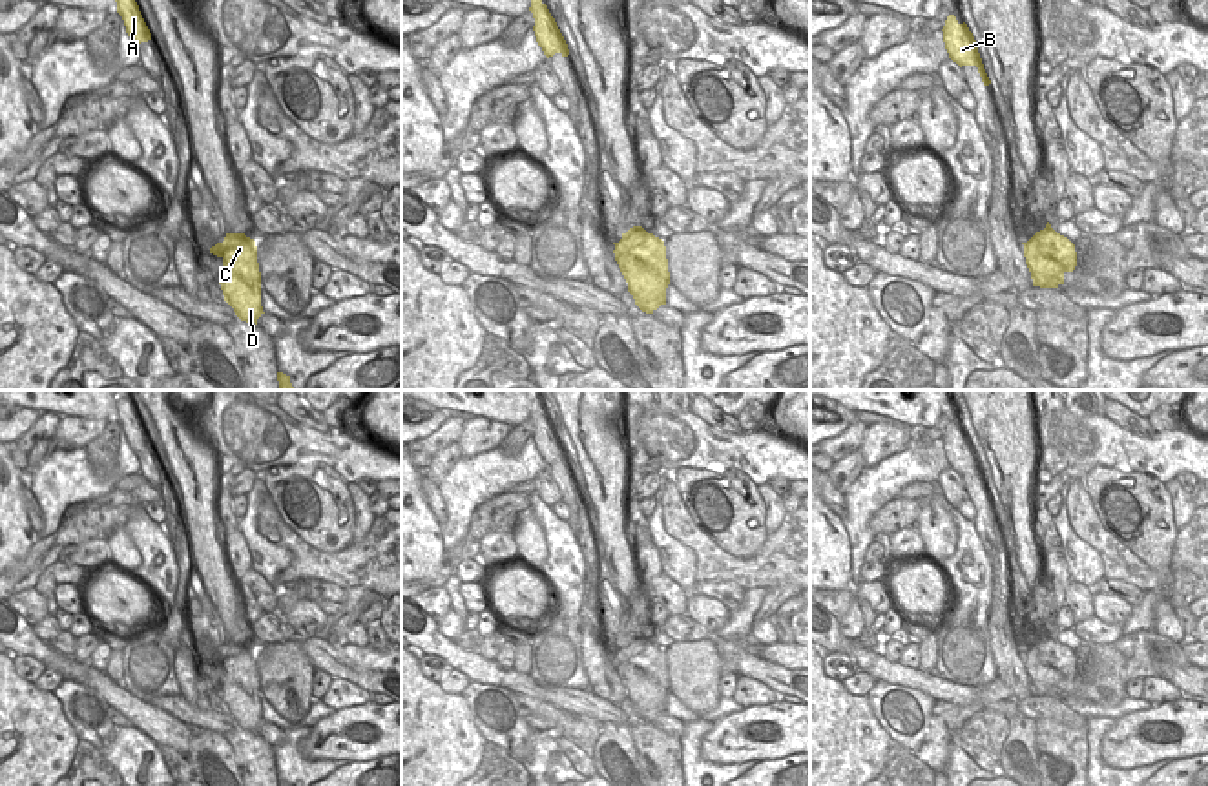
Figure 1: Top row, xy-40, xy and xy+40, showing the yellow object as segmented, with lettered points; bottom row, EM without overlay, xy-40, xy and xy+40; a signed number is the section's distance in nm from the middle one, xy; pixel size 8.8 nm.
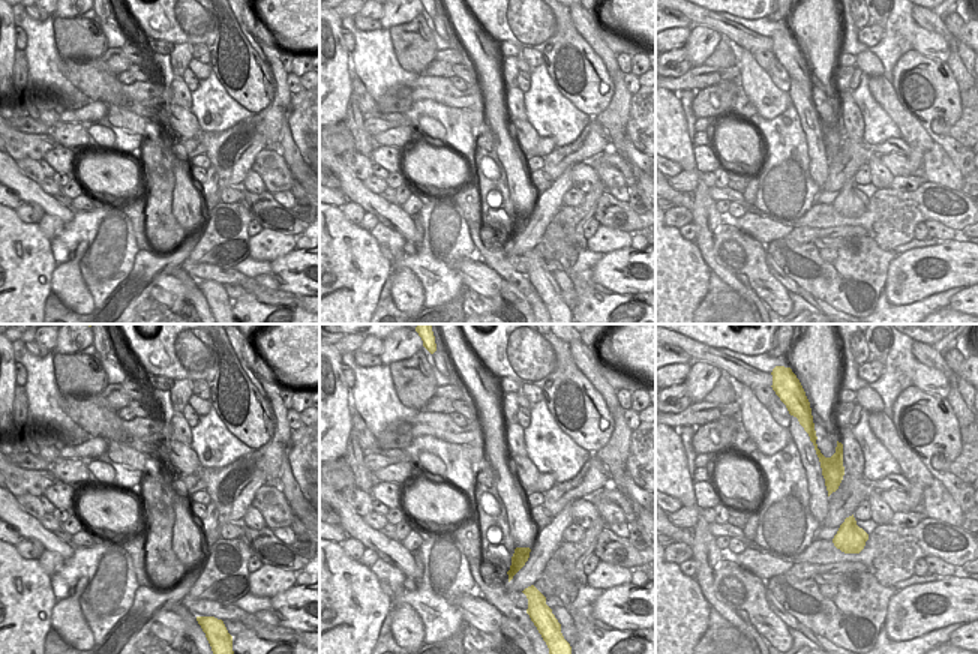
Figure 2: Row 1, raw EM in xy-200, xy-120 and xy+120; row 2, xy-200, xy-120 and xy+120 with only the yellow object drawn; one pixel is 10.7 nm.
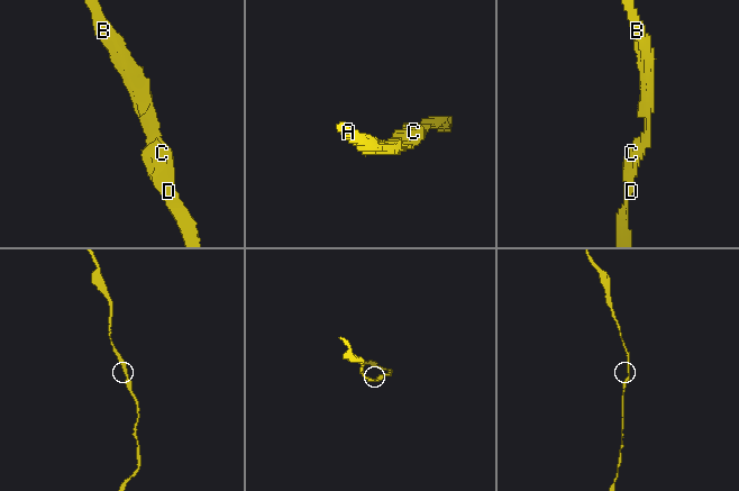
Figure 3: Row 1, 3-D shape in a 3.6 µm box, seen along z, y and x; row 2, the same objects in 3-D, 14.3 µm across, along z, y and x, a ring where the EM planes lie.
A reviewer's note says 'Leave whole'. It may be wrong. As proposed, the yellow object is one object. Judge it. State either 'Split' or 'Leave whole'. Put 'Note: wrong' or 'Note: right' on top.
Note: right
Leave whole

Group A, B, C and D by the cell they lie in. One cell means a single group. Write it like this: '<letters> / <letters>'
A B C D

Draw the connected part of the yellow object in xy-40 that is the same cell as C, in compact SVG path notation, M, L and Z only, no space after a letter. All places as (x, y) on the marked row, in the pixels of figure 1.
M226 233L223 243L210 248L210 253L223 259L219 284L224 301L241 321L257 325L265 312L255 241L245 233Z

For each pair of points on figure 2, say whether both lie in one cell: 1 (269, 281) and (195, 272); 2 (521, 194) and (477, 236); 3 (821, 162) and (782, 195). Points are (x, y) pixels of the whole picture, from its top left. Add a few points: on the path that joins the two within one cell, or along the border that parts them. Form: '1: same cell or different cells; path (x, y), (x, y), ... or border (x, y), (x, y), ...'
1: different cells; border (254, 278), (260, 284), (278, 290)
2: different cells; border (480, 219), (492, 228)
3: different cells; border (804, 138), (809, 174), (821, 188)

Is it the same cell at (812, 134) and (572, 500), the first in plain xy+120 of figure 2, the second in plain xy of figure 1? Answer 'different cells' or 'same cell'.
same cell

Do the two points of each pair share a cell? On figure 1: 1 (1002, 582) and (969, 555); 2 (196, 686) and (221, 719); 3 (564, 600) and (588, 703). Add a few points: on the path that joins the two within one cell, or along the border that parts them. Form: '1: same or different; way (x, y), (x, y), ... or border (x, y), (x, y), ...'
1: different; border (977, 533), (991, 571), (989, 615)
2: different; border (181, 693), (199, 708), (223, 710)
3: different; border (542, 686), (588, 690)

